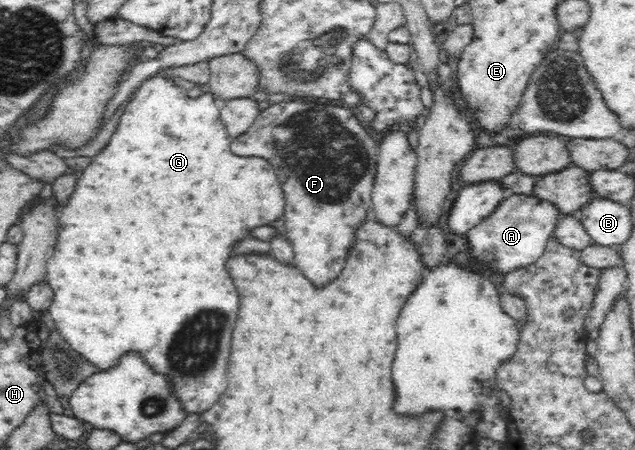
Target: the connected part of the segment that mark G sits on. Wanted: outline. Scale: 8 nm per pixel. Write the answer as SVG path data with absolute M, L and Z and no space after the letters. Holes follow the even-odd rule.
M154 75L148 77L135 90L134 96L124 108L123 115L118 120L115 132L104 150L92 158L86 168L80 172L74 192L67 204L58 212L59 230L57 242L53 250L53 256L47 264L48 285L54 291L52 304L49 306L49 321L55 323L66 342L79 352L86 360L90 361L98 370L112 368L118 359L130 350L144 357L144 360L154 371L166 375L170 383L174 384L172 393L180 399L180 405L188 413L203 413L220 398L220 394L226 390L226 366L230 356L230 340L232 340L232 328L238 316L238 291L230 280L224 264L230 258L232 246L247 238L246 234L252 228L269 226L274 220L283 218L285 200L278 182L278 176L270 162L266 158L256 156L236 156L230 152L231 139L219 111L220 103L215 100L212 93L189 93L178 86L172 77ZM198 312L214 312L214 316L196 316Z

